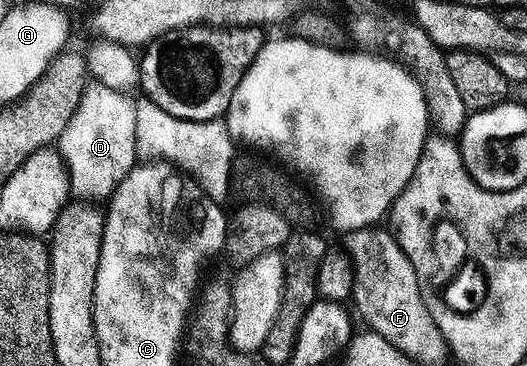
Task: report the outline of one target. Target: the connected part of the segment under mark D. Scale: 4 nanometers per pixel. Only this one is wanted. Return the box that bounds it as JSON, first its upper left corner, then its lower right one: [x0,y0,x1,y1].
[59,116,138,203]

